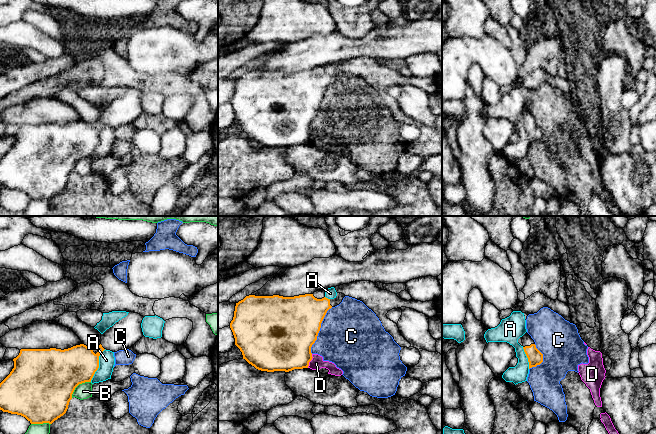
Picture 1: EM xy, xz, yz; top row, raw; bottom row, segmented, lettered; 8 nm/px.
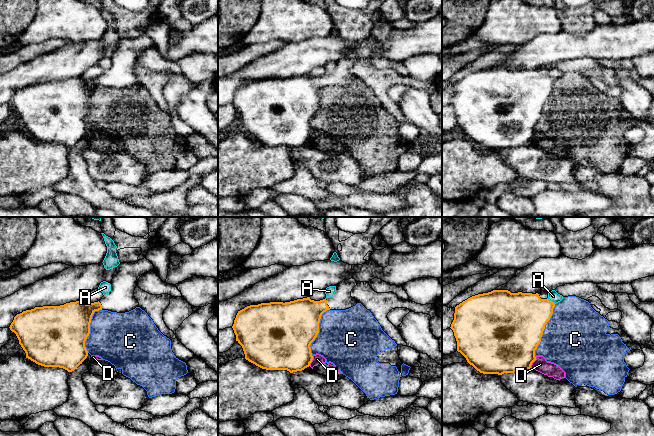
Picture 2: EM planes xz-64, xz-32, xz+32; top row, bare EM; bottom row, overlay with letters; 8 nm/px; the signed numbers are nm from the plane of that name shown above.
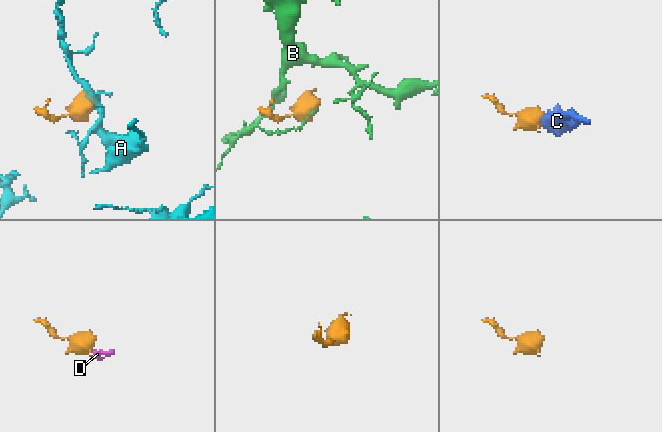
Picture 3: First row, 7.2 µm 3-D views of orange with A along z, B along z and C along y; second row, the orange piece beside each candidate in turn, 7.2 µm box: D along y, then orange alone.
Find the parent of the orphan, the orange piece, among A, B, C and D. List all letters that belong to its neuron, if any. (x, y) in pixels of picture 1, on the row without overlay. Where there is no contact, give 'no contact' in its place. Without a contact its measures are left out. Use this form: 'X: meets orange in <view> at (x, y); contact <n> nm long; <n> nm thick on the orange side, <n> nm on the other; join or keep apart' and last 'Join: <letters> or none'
A: meets orange in xy at (98, 141); contact 300 nm long; 320 nm thick on the orange side, 130 nm on the other; keep apart
B: meets orange in xy at (78, 160); contact 200 nm long; 460 nm thick on the orange side, 130 nm on the other; keep apart
C: meets orange in xz at (319, 106); contact 420 nm long; 480 nm thick on the orange side, 480 nm on the other; keep apart
D: meets orange in xz at (310, 136); contact 120 nm long; 440 nm thick on the orange side, 100 nm on the other; keep apart
Join: none

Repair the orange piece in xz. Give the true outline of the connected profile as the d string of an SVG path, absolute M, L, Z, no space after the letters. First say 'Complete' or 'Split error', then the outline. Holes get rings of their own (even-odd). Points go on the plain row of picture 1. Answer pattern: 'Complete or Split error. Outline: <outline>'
Split error. Outline: M337 69L334 75L317 75L313 70L294 73L246 72L236 79L230 104L235 121L249 140L267 148L308 144L312 136L311 123L317 116L321 99L329 85L339 81L345 73Z

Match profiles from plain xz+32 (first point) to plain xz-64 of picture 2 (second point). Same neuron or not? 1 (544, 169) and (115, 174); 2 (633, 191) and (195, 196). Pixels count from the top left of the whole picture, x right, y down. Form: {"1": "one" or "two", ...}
{"1": "one", "2": "one"}

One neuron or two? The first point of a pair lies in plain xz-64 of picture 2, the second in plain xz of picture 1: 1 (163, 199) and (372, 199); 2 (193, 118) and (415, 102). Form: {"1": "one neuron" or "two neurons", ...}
{"1": "one neuron", "2": "one neuron"}

